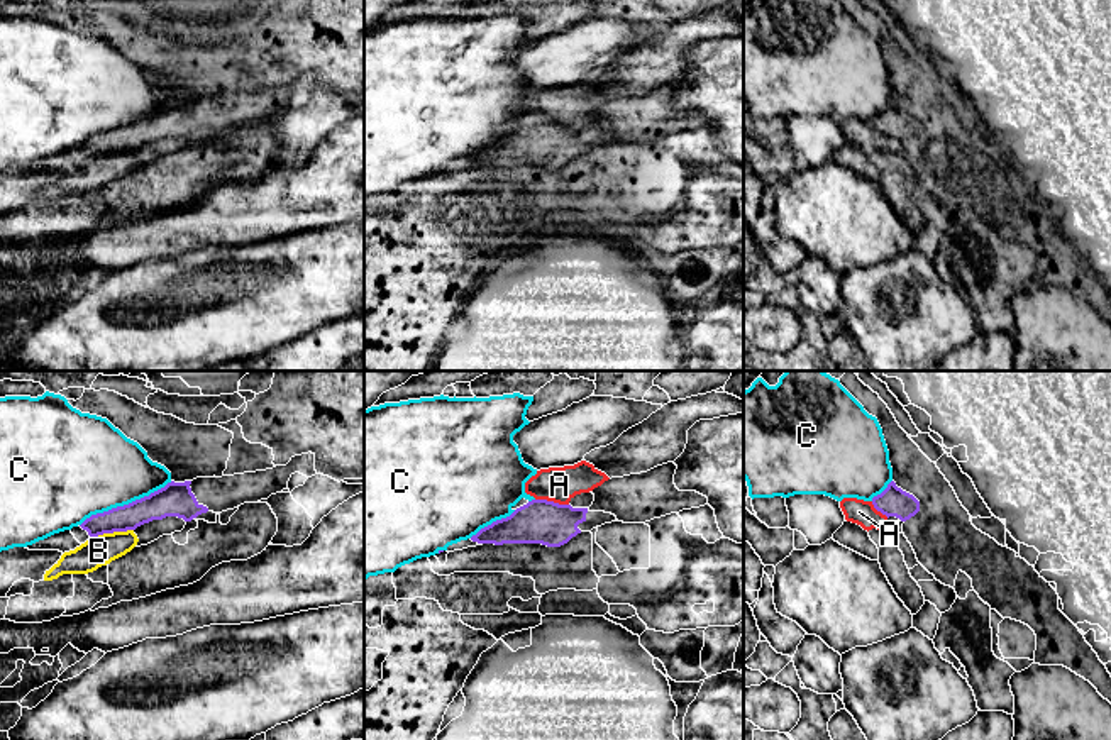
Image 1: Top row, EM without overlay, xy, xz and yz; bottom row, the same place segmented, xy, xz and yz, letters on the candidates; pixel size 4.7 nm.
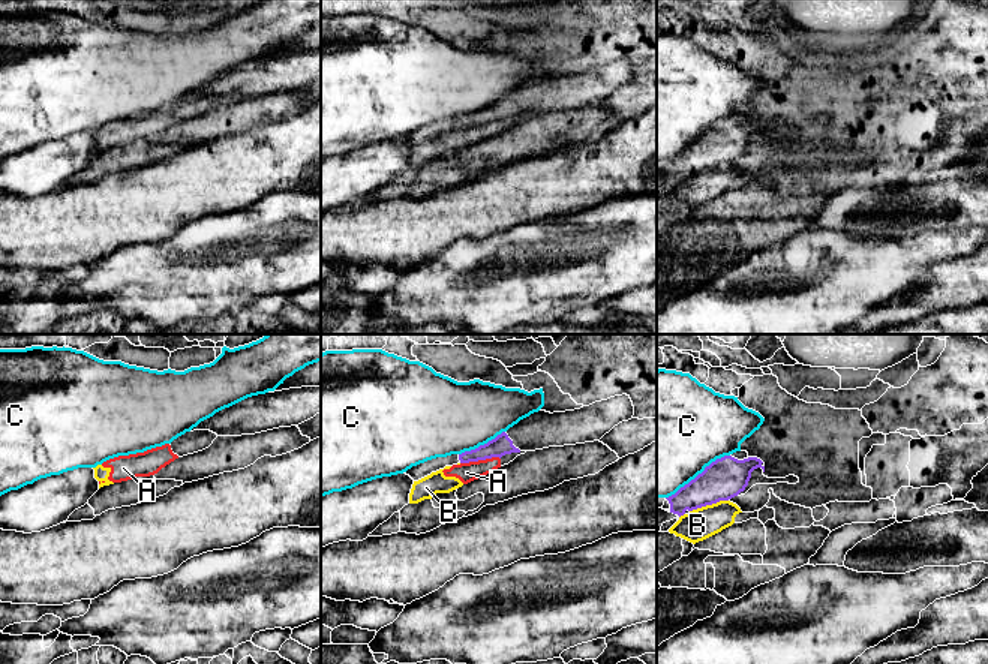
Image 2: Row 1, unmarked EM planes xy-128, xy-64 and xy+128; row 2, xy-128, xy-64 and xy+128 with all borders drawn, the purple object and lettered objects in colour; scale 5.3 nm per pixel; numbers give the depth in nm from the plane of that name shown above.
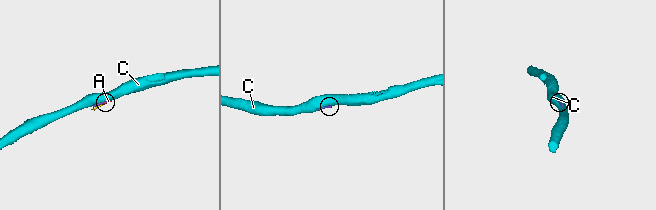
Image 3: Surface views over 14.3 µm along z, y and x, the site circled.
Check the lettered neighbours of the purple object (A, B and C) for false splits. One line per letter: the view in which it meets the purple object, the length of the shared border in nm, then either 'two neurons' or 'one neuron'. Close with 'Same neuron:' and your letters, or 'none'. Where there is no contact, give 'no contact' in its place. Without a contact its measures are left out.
A: xz | 160 nm | two neurons
B: xy | 220 nm | two neurons
C: xy | 480 nm | two neurons
Same neuron: none

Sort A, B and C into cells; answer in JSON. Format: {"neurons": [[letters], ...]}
{"neurons": [["A", "B"], ["C"]]}

